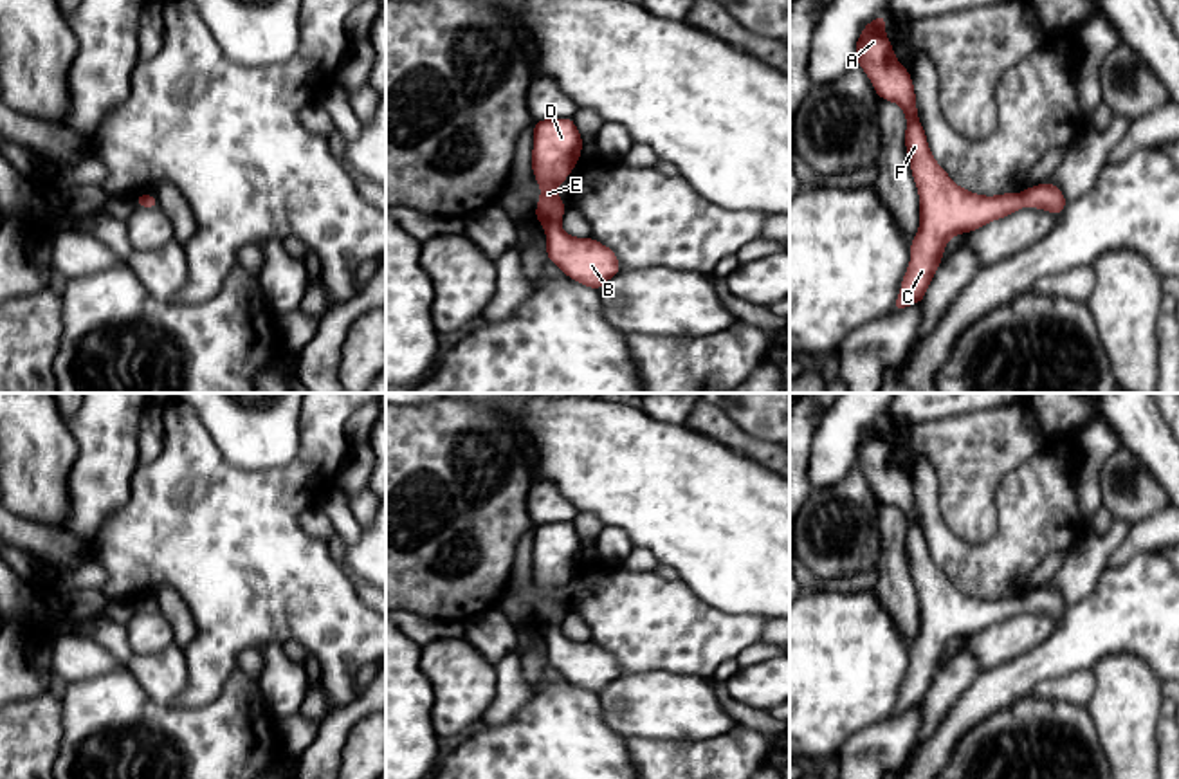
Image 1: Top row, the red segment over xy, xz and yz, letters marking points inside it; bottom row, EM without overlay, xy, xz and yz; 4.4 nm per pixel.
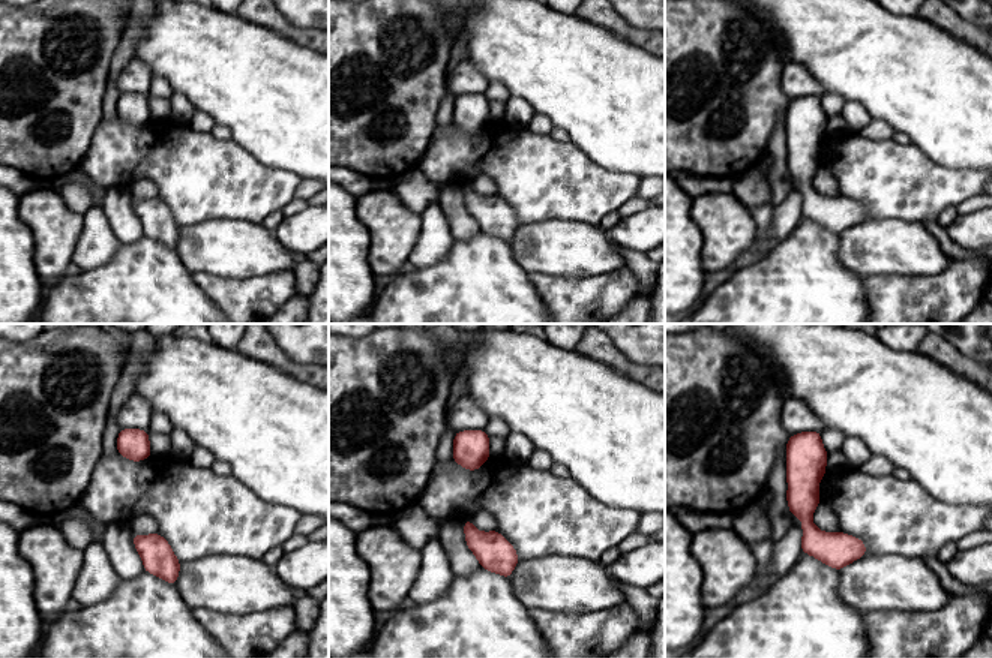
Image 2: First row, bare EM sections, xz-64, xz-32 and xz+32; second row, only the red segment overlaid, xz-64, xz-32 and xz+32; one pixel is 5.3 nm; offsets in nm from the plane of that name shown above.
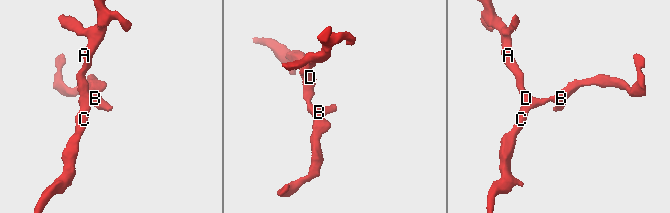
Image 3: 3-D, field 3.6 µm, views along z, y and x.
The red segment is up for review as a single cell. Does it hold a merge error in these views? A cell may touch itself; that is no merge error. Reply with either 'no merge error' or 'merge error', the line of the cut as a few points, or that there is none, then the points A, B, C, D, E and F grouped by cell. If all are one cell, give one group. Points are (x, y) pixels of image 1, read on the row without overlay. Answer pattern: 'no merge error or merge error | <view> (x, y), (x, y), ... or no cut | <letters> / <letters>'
no merge error | no cut | A B C D E F

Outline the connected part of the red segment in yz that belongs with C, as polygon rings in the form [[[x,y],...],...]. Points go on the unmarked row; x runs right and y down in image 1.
[[[887,418],[867,427],[856,444],[856,465],[869,480],[878,501],[898,507],[907,519],[905,550],[912,581],[919,595],[919,635],[912,642],[910,669],[903,680],[894,716],[923,700],[939,671],[946,646],[986,629],[992,624],[1019,615],[1022,609],[1062,619],[1067,604],[1049,586],[1019,597],[982,600],[959,591],[936,566],[918,523],[912,481],[894,462],[889,440],[883,436]]]

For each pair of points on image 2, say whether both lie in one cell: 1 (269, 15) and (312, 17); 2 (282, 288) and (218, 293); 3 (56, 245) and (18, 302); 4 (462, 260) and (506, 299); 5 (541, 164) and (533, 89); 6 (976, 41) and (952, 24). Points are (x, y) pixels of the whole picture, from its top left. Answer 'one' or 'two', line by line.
1: two
2: one
3: two
4: one
5: two
6: one

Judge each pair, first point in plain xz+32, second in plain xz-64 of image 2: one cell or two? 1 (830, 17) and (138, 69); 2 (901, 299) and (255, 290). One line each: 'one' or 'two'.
1: two
2: one

